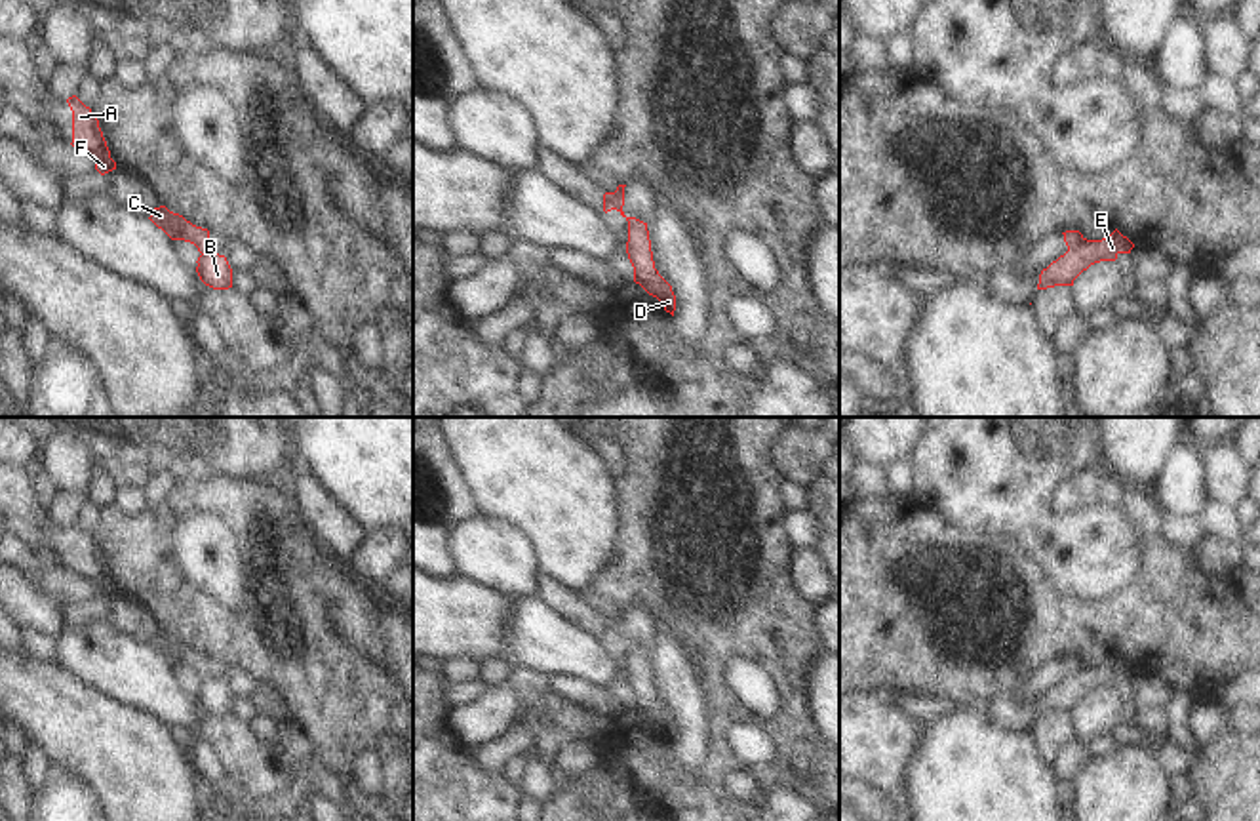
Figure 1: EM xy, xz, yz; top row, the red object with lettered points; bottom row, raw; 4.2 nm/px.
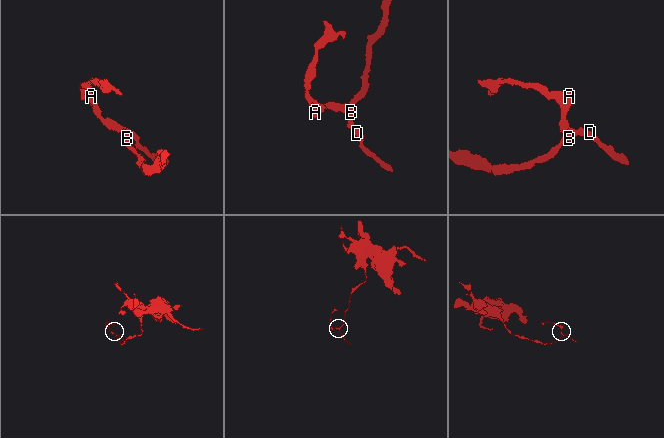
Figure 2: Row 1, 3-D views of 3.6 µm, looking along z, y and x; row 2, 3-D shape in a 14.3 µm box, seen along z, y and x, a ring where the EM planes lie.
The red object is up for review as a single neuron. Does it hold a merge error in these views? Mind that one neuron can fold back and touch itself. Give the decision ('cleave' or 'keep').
cleave

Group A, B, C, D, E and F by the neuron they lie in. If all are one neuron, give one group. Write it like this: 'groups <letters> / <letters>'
groups A C F / B D E

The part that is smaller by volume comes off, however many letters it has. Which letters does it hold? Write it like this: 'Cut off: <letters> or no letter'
Cut off: A, C, F

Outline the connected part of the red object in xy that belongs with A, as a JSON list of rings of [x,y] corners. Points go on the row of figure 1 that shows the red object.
[[[76,95],[67,99],[72,110],[72,147],[95,162],[95,170],[105,175],[116,170],[110,150],[99,128],[99,120]]]

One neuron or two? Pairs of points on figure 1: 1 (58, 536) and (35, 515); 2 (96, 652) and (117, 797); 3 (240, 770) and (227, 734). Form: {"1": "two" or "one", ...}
{"1": "two", "2": "two", "3": "one"}

